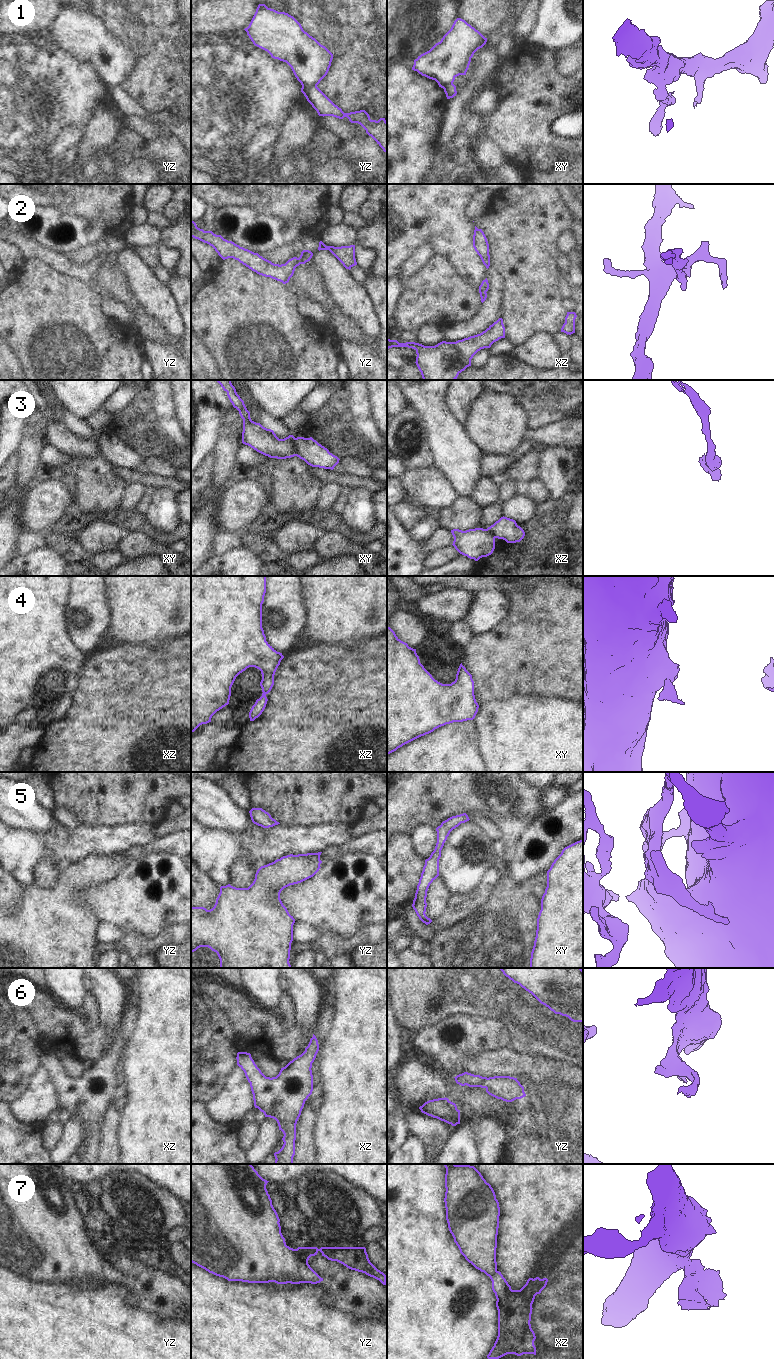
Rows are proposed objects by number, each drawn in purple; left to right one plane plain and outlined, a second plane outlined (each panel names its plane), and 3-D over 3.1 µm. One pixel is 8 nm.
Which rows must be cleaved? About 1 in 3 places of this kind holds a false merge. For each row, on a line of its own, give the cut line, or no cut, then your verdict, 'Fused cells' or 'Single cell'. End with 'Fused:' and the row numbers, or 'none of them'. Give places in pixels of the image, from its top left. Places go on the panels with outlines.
1: Split along yz (316, 85), (304, 84), (302, 86). Fused cells
2: No split. Single cell
3: Split along xy (294, 438), (295, 453), (297, 455). Fused cells
4: No split. Single cell
5: No split. Single cell
6: No split. Single cell
7: Split along yz (294, 1249), (297, 1255), (298, 1276), (302, 1282). Fused cells
Fused: 1, 3, 7.

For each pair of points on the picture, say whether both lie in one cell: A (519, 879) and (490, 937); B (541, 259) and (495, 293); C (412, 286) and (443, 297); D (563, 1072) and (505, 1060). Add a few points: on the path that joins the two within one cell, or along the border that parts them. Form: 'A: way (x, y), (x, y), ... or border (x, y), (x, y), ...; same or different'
A: border (507, 869), (517, 885), (521, 885), (537, 873); different
B: border (493, 266), (502, 283), (501, 311); different
C: way (420, 291), (425, 296), (435, 296); same
D: way (549, 1070), (539, 1070), (526, 1064), (519, 1064); same

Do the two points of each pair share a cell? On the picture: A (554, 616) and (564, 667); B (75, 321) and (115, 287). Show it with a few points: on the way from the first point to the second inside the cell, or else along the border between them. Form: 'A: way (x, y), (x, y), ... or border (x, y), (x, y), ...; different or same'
A: way (556, 629), (556, 636), (564, 644), (564, 654); same
B: border (88, 284), (94, 287), (103, 297); different

